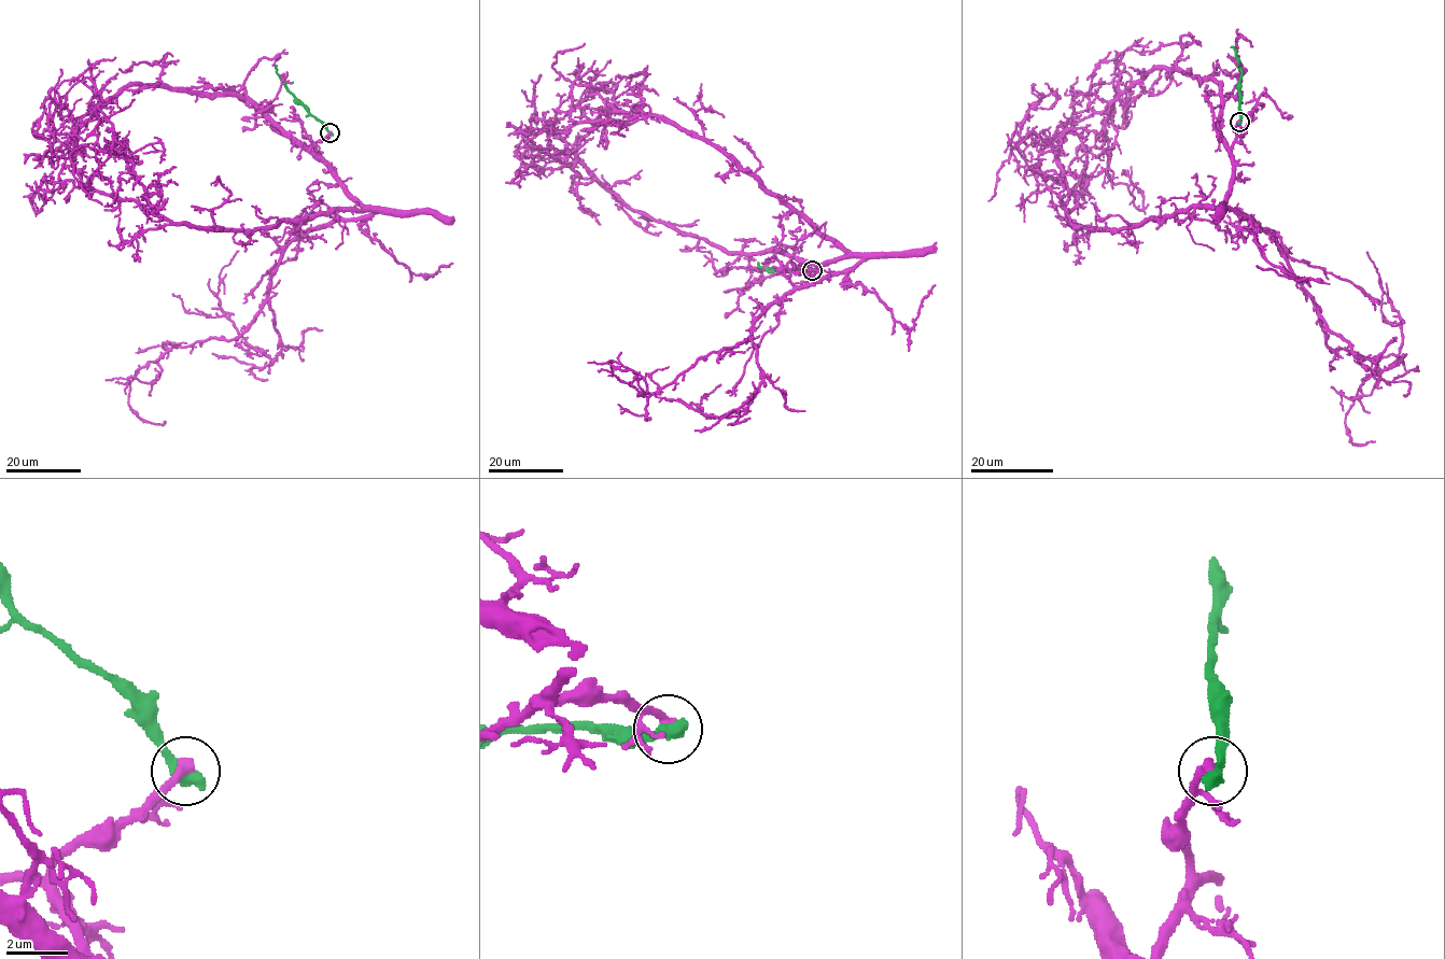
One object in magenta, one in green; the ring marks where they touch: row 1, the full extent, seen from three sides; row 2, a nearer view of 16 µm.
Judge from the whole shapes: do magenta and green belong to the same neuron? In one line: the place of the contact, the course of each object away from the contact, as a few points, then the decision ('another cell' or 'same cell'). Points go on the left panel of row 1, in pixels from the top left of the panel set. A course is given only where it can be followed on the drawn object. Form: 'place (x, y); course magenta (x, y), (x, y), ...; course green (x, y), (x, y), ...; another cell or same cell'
place (330, 132); course magenta (330, 132), (317, 156), (363, 209), (252, 229), (202, 229), (87, 194), (112, 143), (102, 117), (95, 160); course green (330, 132), (288, 89), (276, 65); another cell

